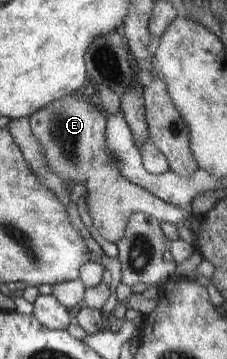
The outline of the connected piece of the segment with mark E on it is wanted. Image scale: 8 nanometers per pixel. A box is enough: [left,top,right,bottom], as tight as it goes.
[28,94,191,244]

